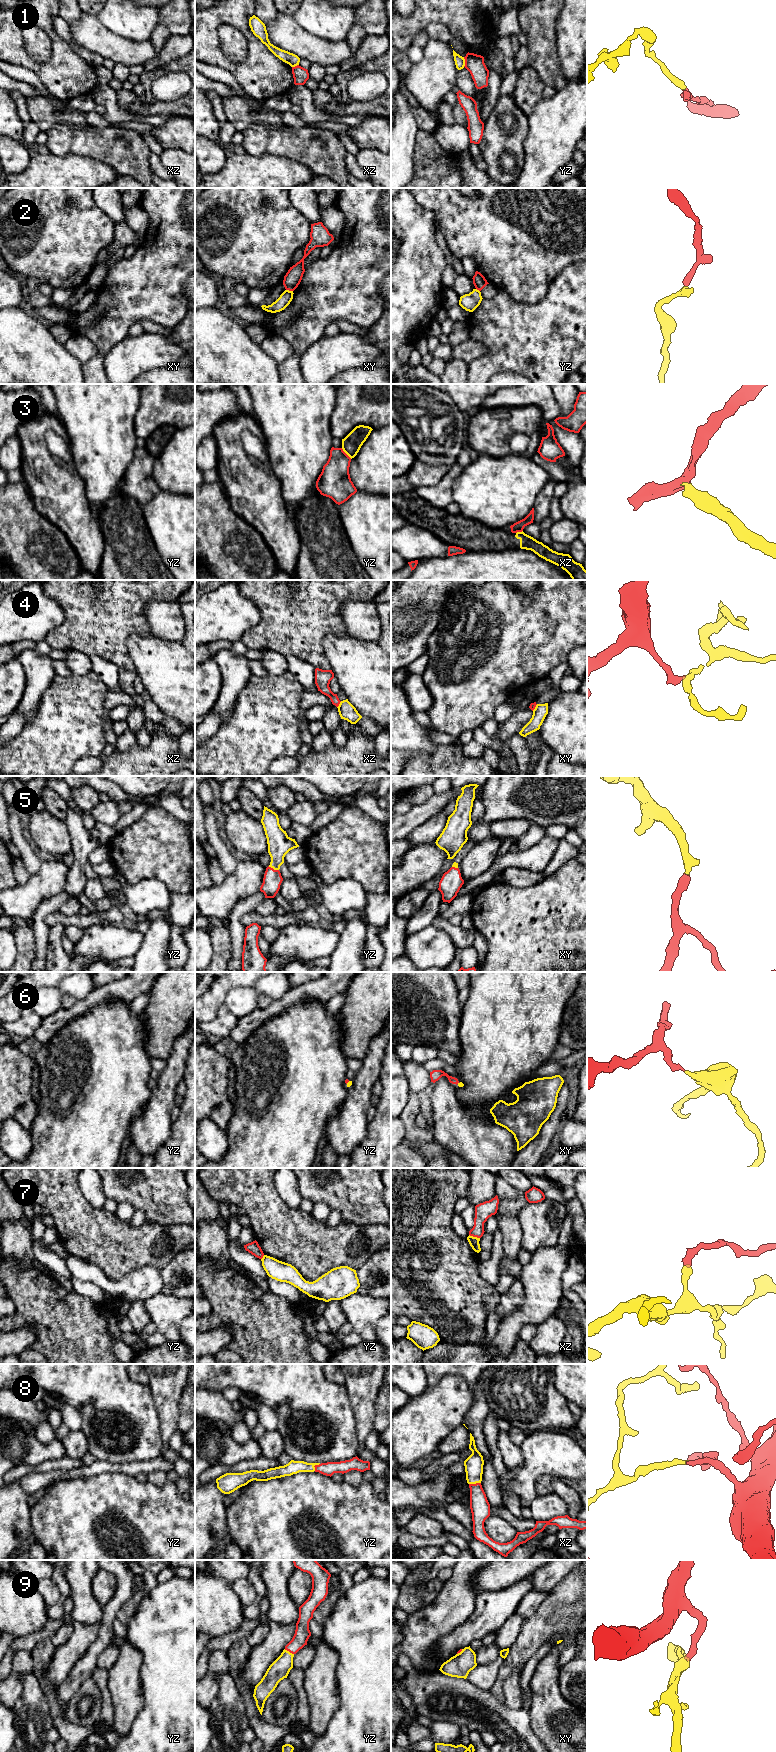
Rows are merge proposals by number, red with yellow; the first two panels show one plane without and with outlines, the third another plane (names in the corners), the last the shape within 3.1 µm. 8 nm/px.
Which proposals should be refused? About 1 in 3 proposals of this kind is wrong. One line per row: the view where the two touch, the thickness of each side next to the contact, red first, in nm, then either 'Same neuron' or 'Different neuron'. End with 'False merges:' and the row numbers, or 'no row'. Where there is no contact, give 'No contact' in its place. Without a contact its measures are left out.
1: Touches red in yz. Thickness 150 nm (red) against 80 nm. Different neuron
2: Touches red in xy. Thickness 140 nm (red) against 100 nm. Different neuron
3: Touches red in yz. Thickness 260 nm (red) against 160 nm. Different neuron
4: Touches red in xz. Thickness 130 nm (red) against 140 nm. Different neuron
5: Touches red in yz. Thickness 150 nm (red) against 190 nm. Same neuron
6: Touches red in yz. Thickness 30 nm (red) against 40 nm. Same neuron
7: Touches red in xz. Thickness 140 nm (red) against 80 nm. Different neuron
8: Touches red in xz. Thickness 160 nm (red) against 150 nm. Same neuron
9: Touches red in yz. Thickness 130 nm (red) against 160 nm. Same neuron
False merges: 1, 2, 3, 4, 7

